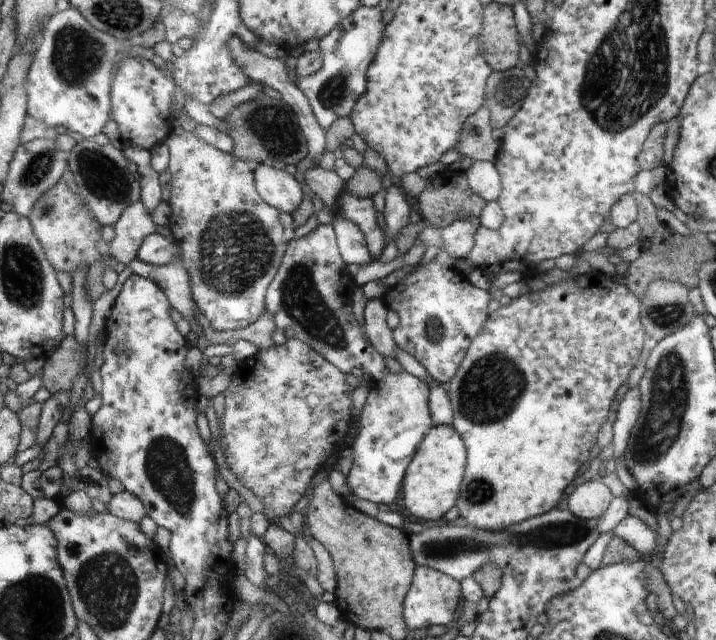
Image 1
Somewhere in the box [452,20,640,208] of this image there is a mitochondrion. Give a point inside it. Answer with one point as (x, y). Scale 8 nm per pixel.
(506, 89)

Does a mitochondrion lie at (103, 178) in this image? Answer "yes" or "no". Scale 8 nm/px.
yes

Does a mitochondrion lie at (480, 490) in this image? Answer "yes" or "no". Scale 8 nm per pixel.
yes

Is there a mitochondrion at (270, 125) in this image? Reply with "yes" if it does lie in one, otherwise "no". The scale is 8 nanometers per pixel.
yes

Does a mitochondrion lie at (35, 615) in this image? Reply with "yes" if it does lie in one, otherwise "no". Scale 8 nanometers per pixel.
yes

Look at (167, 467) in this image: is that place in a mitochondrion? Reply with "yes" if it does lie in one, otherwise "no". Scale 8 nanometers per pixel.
yes

